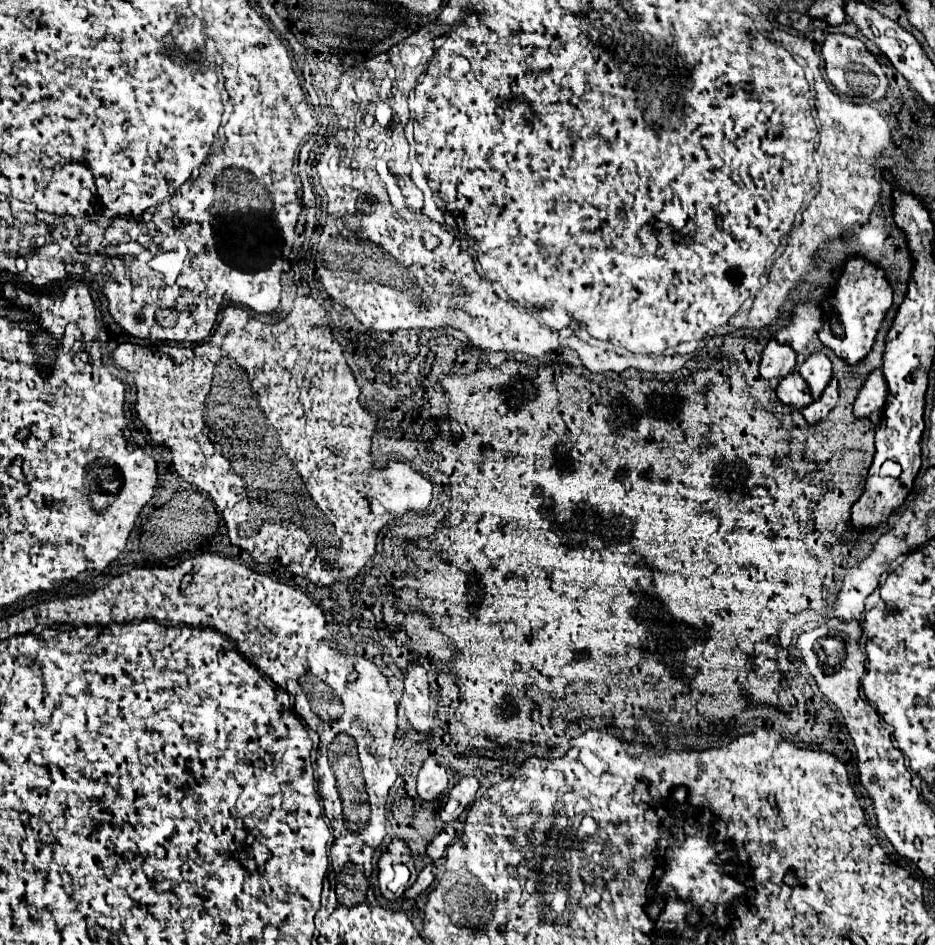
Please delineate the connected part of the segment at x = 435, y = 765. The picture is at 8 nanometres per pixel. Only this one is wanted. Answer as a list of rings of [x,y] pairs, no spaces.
[[[427,758],[417,776],[417,794],[423,800],[435,800],[449,784],[449,776],[445,766],[441,766],[435,758]]]

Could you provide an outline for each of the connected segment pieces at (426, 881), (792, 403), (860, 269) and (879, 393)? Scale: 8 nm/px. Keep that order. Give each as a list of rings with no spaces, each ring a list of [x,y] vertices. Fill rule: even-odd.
[[[427,864],[427,866],[419,872],[419,878],[415,880],[415,884],[407,888],[405,898],[417,898],[419,894],[423,894],[423,892],[433,884],[433,880],[435,880],[435,872],[437,872],[437,868],[435,868],[433,864]]]
[[[793,372],[781,380],[781,384],[777,386],[777,398],[781,400],[781,404],[785,404],[793,410],[803,410],[813,400],[811,392],[807,388],[807,382],[797,372]]]
[[[849,258],[843,268],[843,276],[837,282],[835,298],[837,298],[837,306],[833,306],[833,314],[825,316],[825,324],[819,330],[819,340],[823,342],[823,346],[831,348],[835,356],[839,356],[843,362],[855,366],[871,352],[871,346],[875,344],[877,332],[887,316],[887,310],[891,308],[891,286],[885,280],[885,272],[879,266],[863,258]],[[831,318],[837,318],[839,324],[843,326],[845,330],[843,338],[833,334],[829,324]]]
[[[875,370],[875,372],[869,374],[869,378],[863,384],[863,388],[859,390],[859,396],[857,396],[855,408],[853,408],[853,416],[857,420],[869,418],[873,412],[883,410],[885,398],[887,398],[885,376],[879,370]]]

